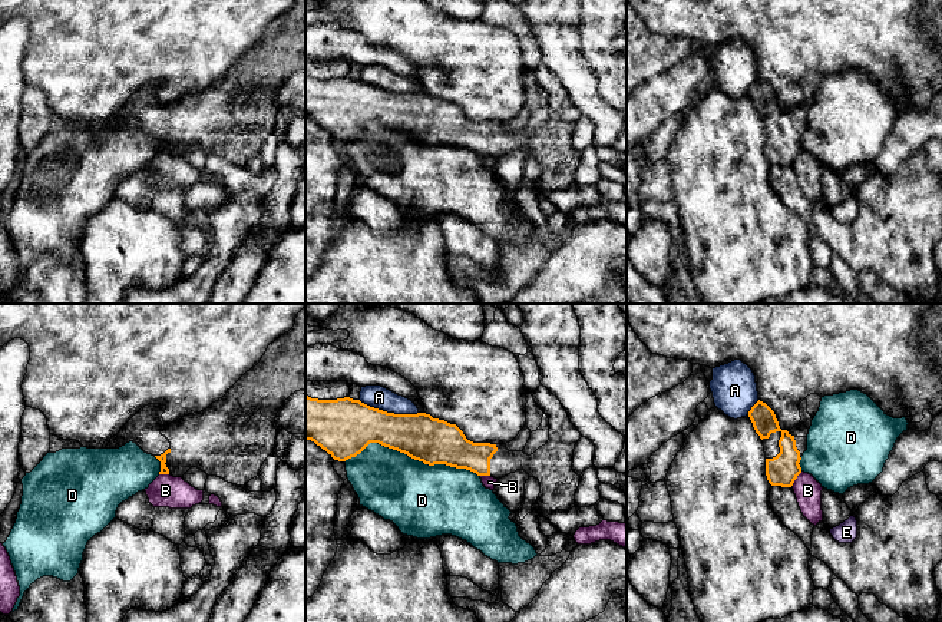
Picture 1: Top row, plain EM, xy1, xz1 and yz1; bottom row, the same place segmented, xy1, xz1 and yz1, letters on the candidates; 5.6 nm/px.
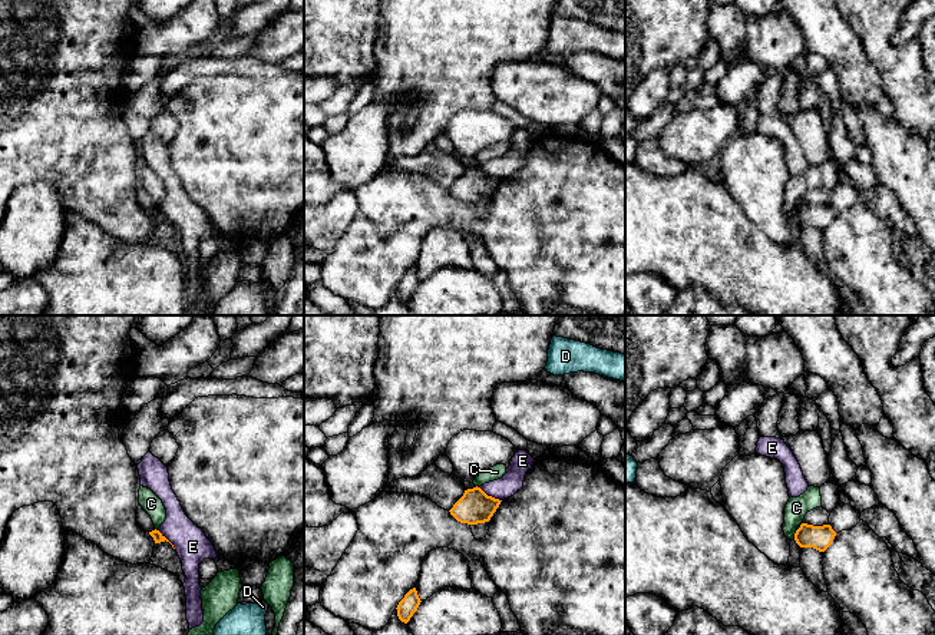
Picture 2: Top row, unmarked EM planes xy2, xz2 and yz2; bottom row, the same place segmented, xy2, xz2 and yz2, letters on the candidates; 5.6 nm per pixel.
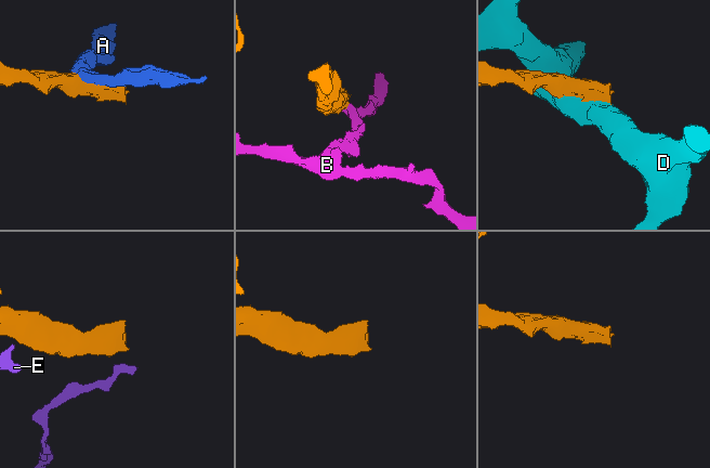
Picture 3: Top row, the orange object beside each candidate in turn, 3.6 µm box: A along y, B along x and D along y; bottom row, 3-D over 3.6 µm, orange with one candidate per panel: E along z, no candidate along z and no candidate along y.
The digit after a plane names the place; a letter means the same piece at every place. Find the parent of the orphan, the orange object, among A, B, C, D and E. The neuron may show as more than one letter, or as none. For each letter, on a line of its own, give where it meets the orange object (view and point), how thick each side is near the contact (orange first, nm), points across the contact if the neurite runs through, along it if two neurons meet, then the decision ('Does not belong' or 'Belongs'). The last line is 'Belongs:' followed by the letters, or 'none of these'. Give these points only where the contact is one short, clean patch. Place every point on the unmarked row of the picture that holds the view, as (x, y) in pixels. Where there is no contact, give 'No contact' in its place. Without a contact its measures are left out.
A: Touches orange at xz1 (389, 92). Thickness 320 nm (orange) against 130 nm. Does not belong
B: Touches orange at yz1 (796, 156). Thickness 180 nm (orange) against 150 nm. Boundary: yz1 (802, 151), (790, 165). Does not belong
C: Touches orange at yz2 (795, 212). Thickness 140 nm (orange) against 120 nm. Boundary: yz2 (798, 208), (793, 217). Does not belong
D: Touches orange at xz1 (412, 136). Thickness 260 nm (orange) against 400 nm. Does not belong
E: Touches orange at xz2 (491, 175). Thickness 190 nm (orange) against 120 nm. Boundary: xz2 (479, 166), (501, 179). Does not belong
Belongs: none of these

